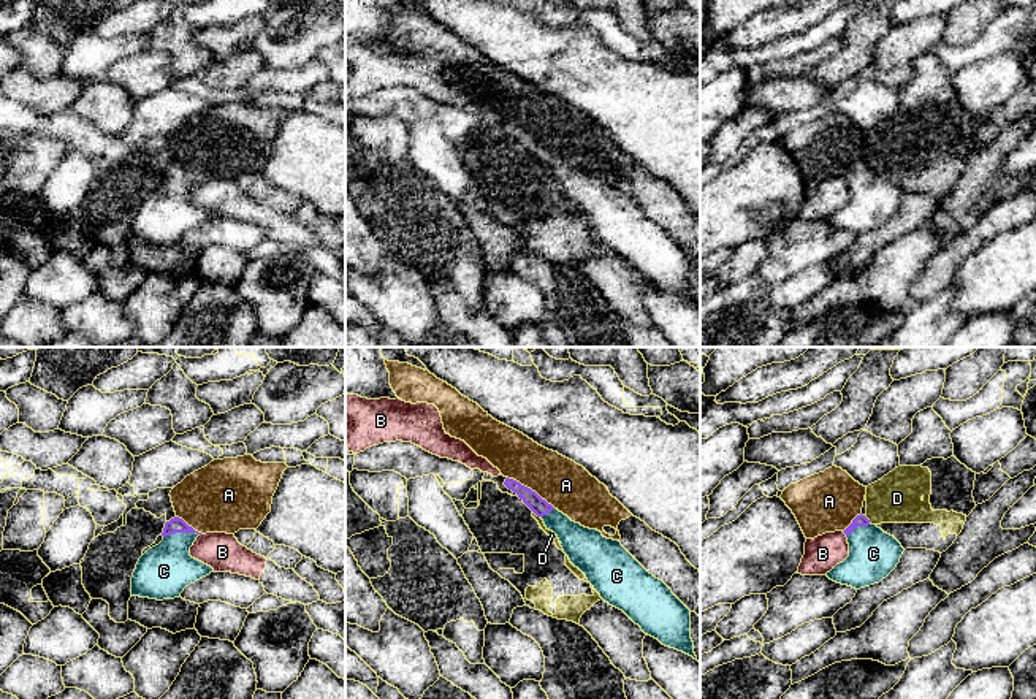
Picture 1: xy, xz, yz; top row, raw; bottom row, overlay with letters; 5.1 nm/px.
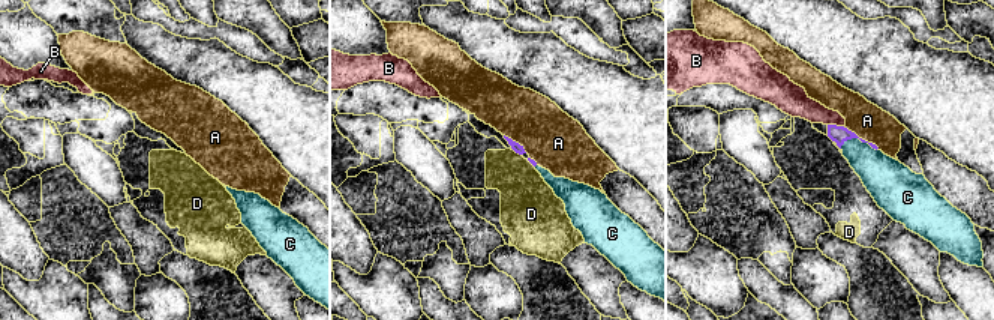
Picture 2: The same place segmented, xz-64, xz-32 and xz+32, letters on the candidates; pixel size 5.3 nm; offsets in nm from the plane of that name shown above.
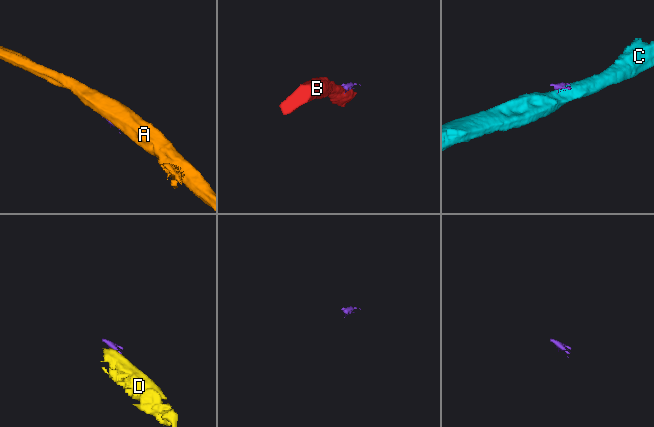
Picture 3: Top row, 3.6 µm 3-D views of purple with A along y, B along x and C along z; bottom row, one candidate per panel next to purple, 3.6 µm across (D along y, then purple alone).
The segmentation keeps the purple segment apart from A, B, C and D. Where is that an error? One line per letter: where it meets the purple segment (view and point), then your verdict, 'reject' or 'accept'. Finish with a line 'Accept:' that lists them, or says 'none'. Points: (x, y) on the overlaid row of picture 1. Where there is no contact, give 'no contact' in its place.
A: xz (529, 488) | reject
B: yz (845, 533) | reject
C: xy (181, 531) | accept
D: xz (536, 514) | reject
Accept: C

